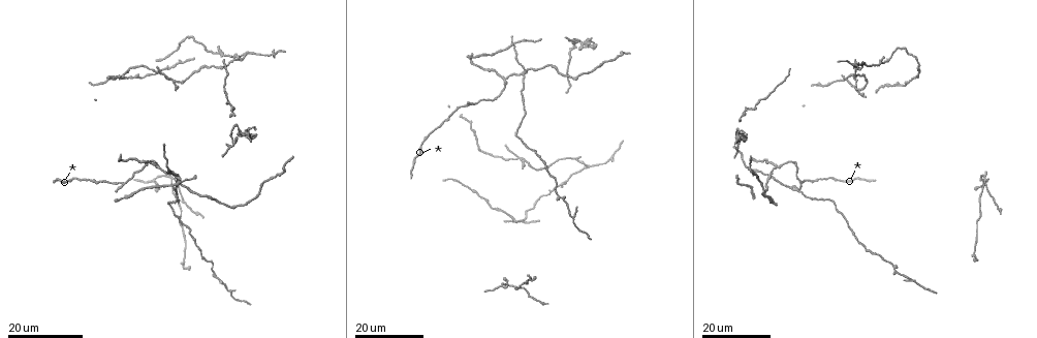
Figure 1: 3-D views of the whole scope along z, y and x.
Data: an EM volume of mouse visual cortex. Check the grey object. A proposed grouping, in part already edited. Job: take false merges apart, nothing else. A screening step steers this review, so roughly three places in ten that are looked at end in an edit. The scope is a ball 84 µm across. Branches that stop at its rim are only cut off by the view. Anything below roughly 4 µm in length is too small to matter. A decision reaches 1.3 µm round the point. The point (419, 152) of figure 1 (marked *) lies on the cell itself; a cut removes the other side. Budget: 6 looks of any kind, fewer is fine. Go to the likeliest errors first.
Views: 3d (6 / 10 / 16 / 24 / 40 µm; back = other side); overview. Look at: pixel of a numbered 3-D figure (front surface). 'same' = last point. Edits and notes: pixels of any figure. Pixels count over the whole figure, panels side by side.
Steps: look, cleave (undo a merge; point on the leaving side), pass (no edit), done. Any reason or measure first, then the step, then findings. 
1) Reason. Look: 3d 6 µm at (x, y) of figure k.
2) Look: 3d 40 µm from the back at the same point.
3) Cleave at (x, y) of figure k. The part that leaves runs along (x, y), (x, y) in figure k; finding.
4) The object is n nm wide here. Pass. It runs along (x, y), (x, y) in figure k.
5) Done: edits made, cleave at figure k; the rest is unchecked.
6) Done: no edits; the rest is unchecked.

Looks like a crossing. Look: 3d 24 µm at (171, 177) of figure 1.

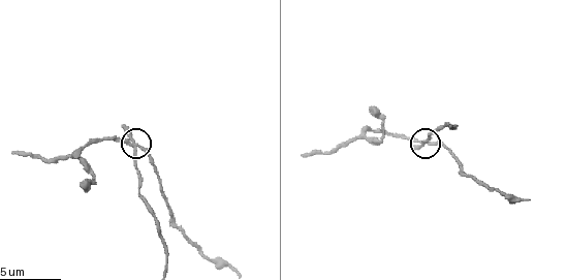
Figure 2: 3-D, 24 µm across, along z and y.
Zoom in. Look: 3d 6 µm at (133, 144) of figure 2.

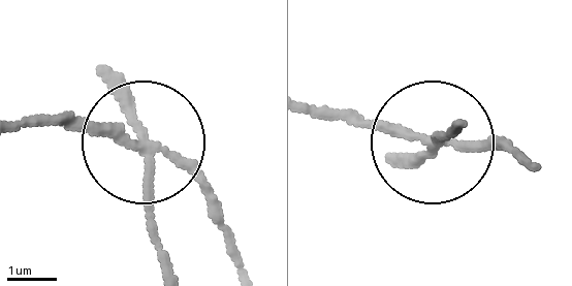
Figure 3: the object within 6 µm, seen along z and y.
Look: 3d 6 µm from the back at (150, 146) of figure 3.

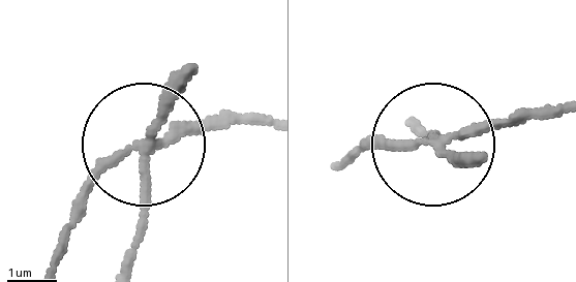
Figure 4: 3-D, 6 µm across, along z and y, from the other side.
The side arm is 12 µm long; 4 arms meet here. Cleave at (172, 79) of figure 4. Two cells meet here.

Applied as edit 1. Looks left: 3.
See it whole again. Look: overview.

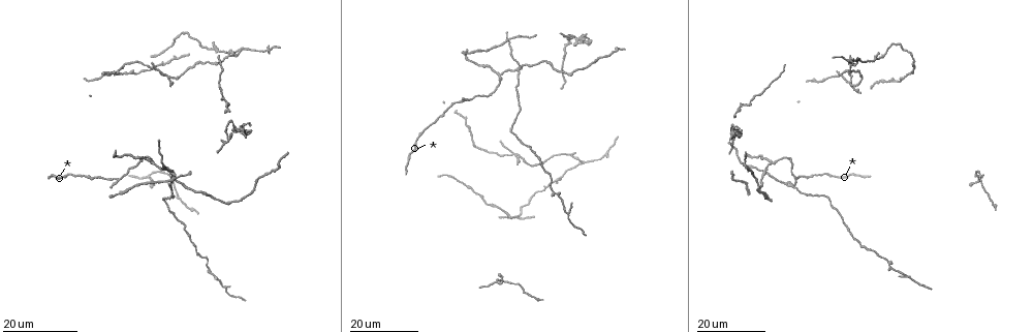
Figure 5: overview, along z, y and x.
Four-way junction. Look: 3d 24 µm at (169, 173) of figure 5.

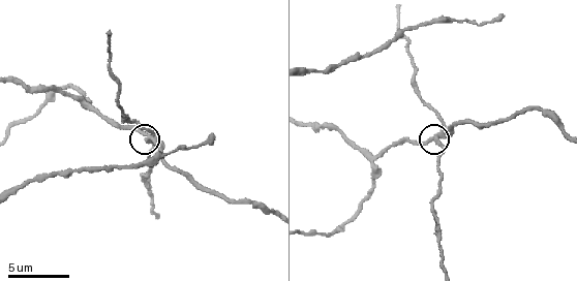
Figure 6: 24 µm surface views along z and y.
Look: 3d 10 µm at (146, 140) of figure 6.

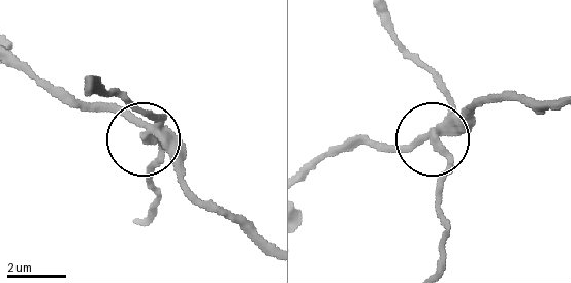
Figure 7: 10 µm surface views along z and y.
4 arms meet here. Cleave at (148, 114) of figure 7. Two cells meet here.

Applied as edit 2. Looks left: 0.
Done: edits made, cleave at figure 4, cleave at figure 7; the rest is unchecked.

